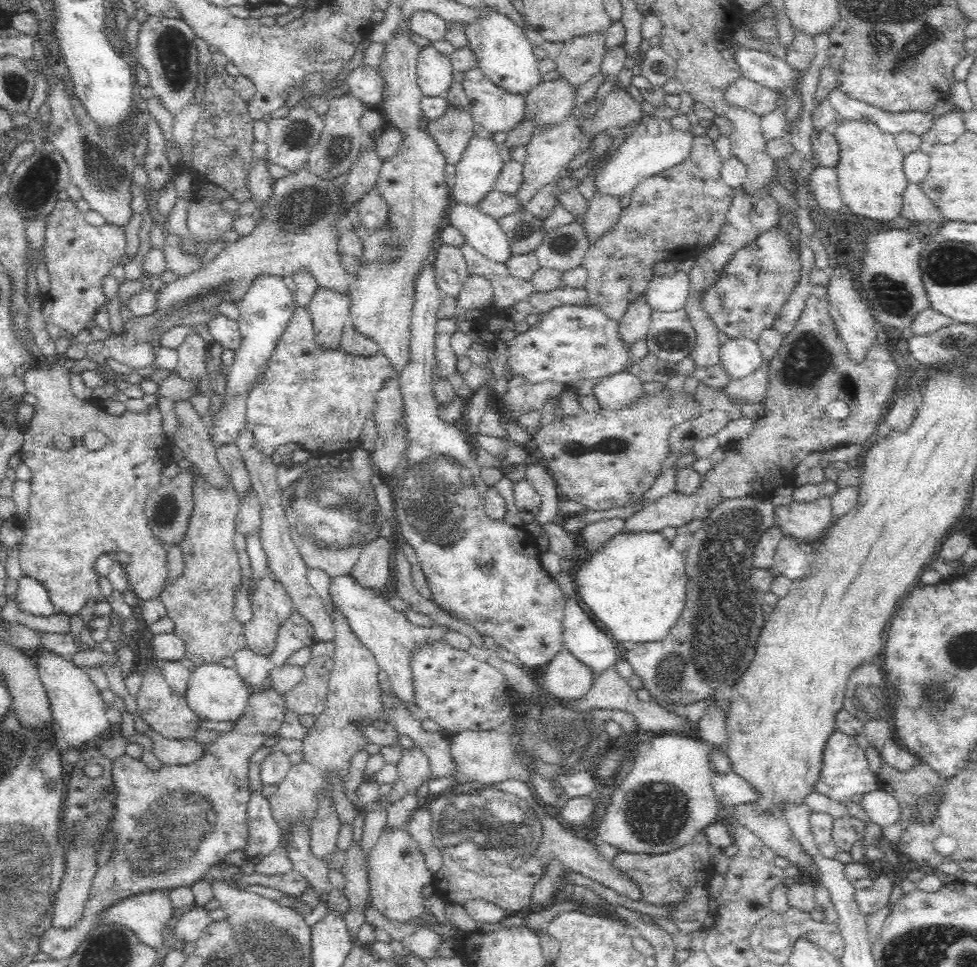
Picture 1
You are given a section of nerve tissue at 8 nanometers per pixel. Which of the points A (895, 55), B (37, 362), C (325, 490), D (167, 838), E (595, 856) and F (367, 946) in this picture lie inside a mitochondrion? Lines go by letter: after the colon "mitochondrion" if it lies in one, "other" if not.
A: mitochondrion
B: other
C: mitochondrion
D: mitochondrion
E: other
F: other

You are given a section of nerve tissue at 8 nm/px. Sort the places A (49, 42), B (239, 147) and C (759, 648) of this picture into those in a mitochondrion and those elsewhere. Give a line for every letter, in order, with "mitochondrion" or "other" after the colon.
A: other
B: other
C: mitochondrion

